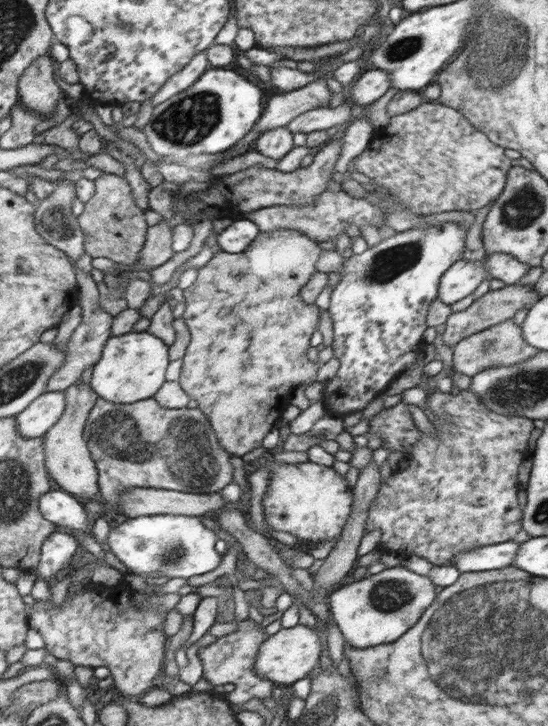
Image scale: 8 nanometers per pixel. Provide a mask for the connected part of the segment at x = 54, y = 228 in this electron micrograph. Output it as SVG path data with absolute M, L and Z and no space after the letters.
M61 178L56 181L55 192L49 196L40 200L36 212L36 229L41 233L41 236L48 240L49 244L56 246L58 249L64 250L68 257L75 262L85 254L84 232L81 225L78 222L78 217L73 214L73 201L75 201L76 184L67 180L67 178Z

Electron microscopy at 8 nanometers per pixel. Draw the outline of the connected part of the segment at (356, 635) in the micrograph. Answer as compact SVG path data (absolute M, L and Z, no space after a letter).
M397 565L363 579L342 583L328 594L327 603L332 622L339 628L344 643L362 649L397 640L417 622L433 598L435 586L429 577Z

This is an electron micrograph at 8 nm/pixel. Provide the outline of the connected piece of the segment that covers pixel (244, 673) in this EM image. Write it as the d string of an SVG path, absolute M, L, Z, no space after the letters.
M250 618L236 623L235 631L217 638L207 647L200 648L199 656L204 663L203 677L213 686L234 684L235 689L229 693L227 698L232 704L243 706L255 698L261 701L272 698L274 682L261 678L254 666L257 653L267 638L264 623L257 624Z

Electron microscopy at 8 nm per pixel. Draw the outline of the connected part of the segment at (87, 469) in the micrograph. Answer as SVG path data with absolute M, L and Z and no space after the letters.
M81 379L73 384L73 387L67 388L64 394L66 397L65 413L44 437L46 464L52 478L61 489L73 495L91 499L100 494L100 472L87 438L89 418L98 402L98 393L94 392L90 384L86 384Z

